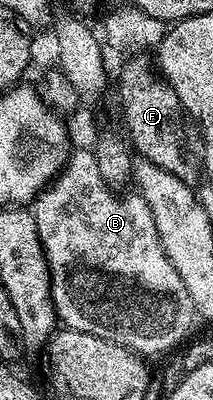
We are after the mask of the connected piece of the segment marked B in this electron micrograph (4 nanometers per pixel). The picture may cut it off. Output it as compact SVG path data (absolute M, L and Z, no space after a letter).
M87 148L76 153L74 150L59 176L35 198L33 212L37 235L51 272L51 302L55 305L56 318L68 329L85 331L135 351L171 349L197 321L195 304L189 291L185 291L181 275L177 275L177 267L173 267L165 253L149 203L138 191L130 192L120 195L108 189L105 179L101 179L101 171L97 171L94 152Z

